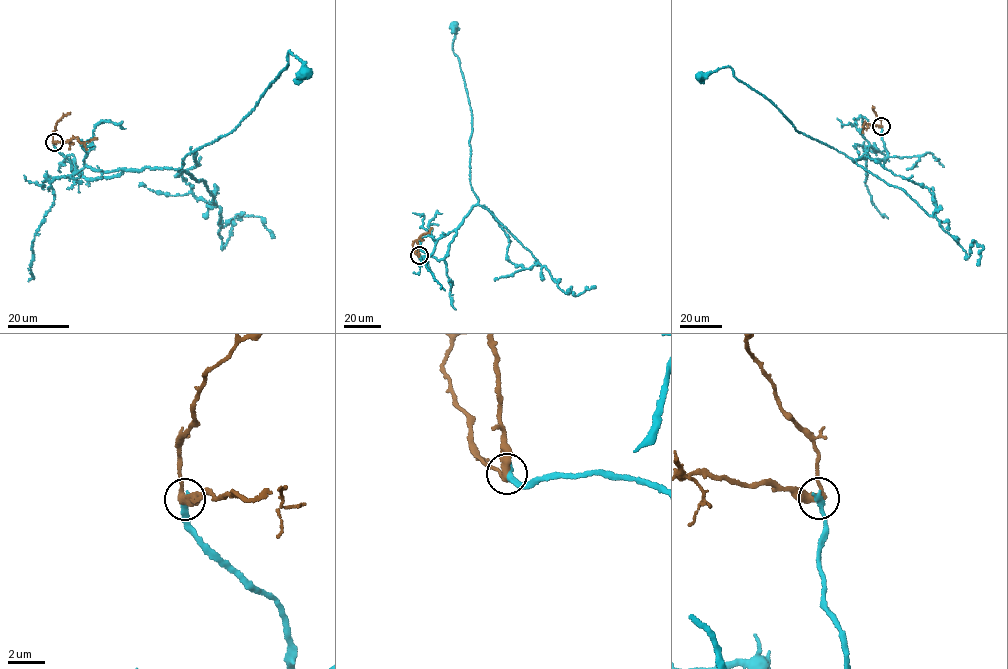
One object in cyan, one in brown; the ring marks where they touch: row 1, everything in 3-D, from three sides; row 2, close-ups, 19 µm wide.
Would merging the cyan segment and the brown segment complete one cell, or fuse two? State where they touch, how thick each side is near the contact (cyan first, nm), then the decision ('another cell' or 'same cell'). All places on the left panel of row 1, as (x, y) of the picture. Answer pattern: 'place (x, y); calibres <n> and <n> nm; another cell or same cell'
place (54, 142); calibres 360 and 340 nm; another cell

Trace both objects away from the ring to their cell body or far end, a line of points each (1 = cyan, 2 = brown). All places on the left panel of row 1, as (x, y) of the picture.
1: (54, 143), (72, 170), (92, 179), (177, 169), (186, 155), (239, 124), (285, 69), (288, 51), (306, 73)
2: (54, 143), (75, 137), (79, 142), (97, 138)

